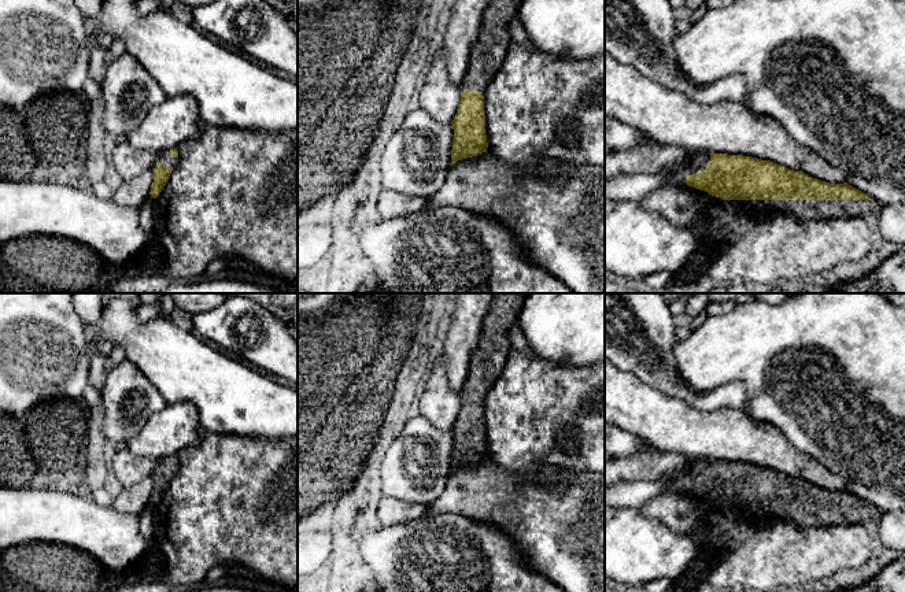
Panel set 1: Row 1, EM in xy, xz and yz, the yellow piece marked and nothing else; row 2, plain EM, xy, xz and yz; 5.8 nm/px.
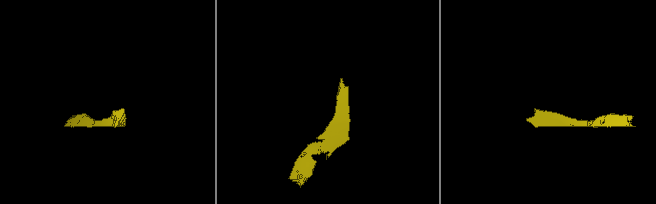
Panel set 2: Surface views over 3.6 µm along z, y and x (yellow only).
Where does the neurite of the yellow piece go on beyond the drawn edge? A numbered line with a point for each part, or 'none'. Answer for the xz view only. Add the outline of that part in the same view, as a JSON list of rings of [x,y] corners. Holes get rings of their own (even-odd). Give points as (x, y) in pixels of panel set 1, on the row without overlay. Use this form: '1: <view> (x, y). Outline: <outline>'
1: xz (487, 359). Outline: [[[495,293],[484,317],[480,338],[469,360],[469,373],[461,397],[484,399],[507,355],[507,340],[517,326],[520,311],[529,293]]]

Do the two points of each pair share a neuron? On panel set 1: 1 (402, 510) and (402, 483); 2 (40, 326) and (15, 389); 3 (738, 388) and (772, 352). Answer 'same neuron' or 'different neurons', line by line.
1: different neurons
2: same neuron
3: different neurons

